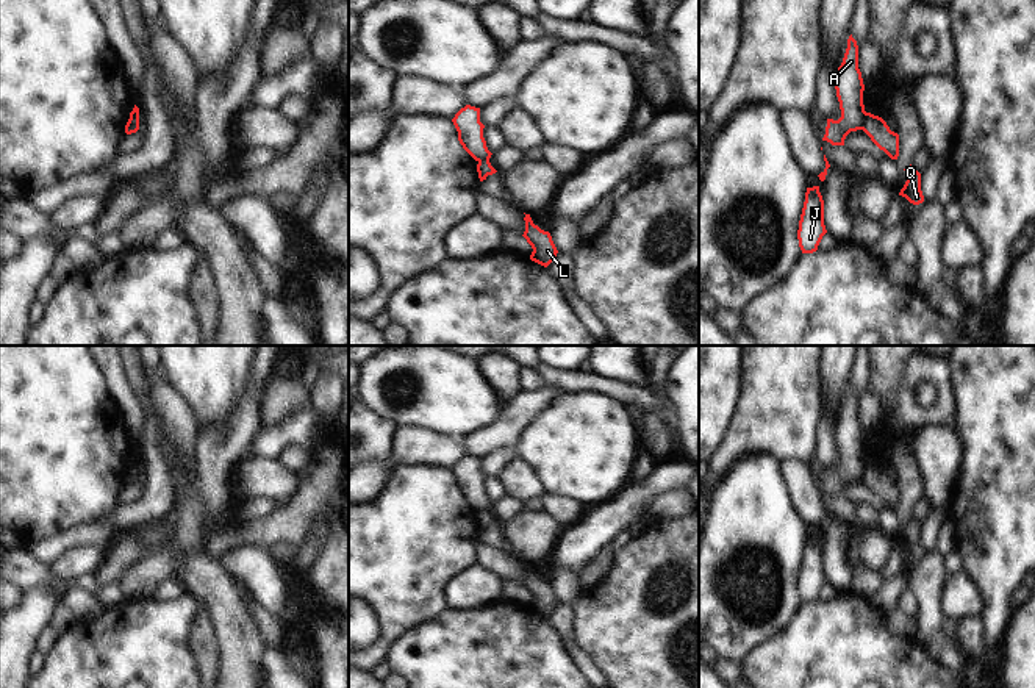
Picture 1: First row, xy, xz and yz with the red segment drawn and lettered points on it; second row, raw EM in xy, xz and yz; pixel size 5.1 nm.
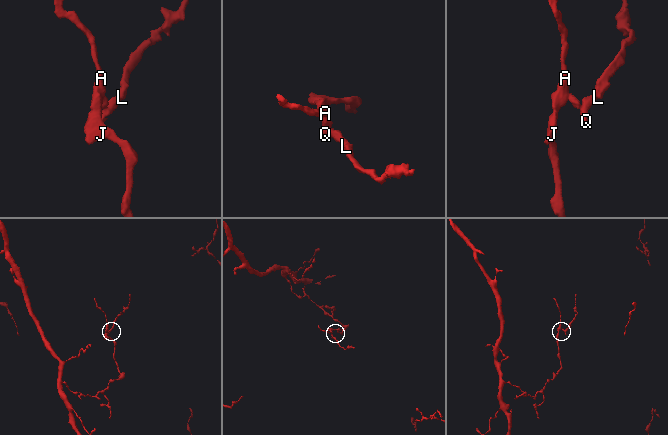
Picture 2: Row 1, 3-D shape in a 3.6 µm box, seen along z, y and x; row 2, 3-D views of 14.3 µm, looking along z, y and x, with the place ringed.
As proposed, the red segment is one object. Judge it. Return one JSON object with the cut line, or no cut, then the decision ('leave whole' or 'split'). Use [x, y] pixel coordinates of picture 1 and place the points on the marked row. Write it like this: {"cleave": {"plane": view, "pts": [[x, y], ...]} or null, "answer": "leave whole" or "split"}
{"cleave": {"plane": "yz", "pts": [[866, 113], [862, 128]]}, "answer": "split"}

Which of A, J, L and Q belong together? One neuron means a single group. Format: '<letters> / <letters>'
A J / L Q

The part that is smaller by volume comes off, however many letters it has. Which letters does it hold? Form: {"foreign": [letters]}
{"foreign": ["L", "Q"]}

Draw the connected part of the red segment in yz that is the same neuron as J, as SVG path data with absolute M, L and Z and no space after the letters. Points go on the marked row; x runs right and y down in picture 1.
M819 186L807 188L797 230L797 239L802 253L816 252L825 233L824 200L819 192Z

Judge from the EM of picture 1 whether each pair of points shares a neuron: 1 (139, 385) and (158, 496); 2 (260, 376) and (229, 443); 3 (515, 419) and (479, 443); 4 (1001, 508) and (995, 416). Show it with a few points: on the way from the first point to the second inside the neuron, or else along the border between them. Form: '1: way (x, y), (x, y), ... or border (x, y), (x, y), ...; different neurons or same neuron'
1: way (146, 413), (150, 421), (153, 468); same neuron
2: way (255, 393), (247, 418), (241, 426); same neuron
3: way (505, 427), (488, 438); same neuron
4: way (1001, 485), (1001, 446), (998, 440); same neuron

